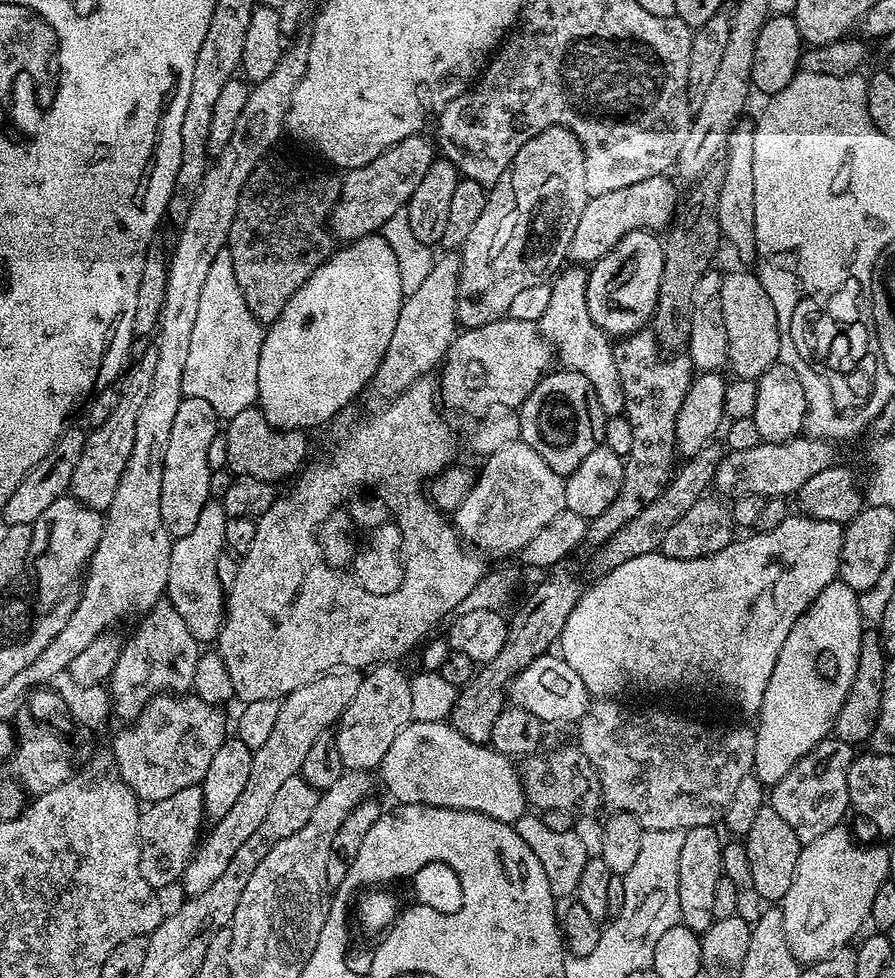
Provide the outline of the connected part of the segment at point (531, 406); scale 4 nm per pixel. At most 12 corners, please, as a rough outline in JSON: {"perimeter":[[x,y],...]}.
{"perimeter":[[549,371],[518,409],[520,440],[567,478],[604,439],[586,378]]}

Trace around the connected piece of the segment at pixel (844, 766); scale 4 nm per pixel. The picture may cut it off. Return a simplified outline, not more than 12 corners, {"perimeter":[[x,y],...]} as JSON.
{"perimeter":[[818,742],[770,788],[801,845],[849,815],[853,745]]}

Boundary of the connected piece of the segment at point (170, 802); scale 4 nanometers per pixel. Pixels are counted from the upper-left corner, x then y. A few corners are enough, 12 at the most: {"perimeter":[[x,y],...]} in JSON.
{"perimeter":[[202,787],[141,811],[138,870],[163,890],[183,877],[206,817]]}

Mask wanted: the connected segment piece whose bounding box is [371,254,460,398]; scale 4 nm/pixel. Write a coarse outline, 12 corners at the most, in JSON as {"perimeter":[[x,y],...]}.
{"perimeter":[[460,258],[405,296],[371,387],[405,392],[458,335]]}

